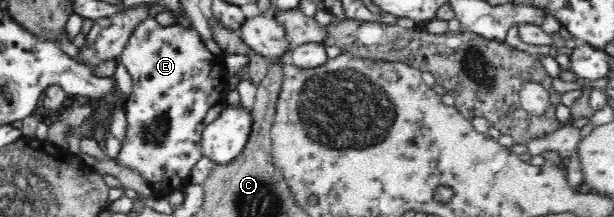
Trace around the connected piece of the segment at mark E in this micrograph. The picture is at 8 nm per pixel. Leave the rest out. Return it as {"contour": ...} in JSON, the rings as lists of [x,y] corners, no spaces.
{"contour":[[[144,17],[118,57],[133,79],[133,92],[124,107],[128,137],[118,160],[140,170],[152,184],[154,195],[161,198],[190,184],[189,172],[203,157],[198,143],[206,112],[224,101],[227,92],[222,56],[212,53],[202,39],[193,24],[192,28],[161,26],[156,18]]]}

